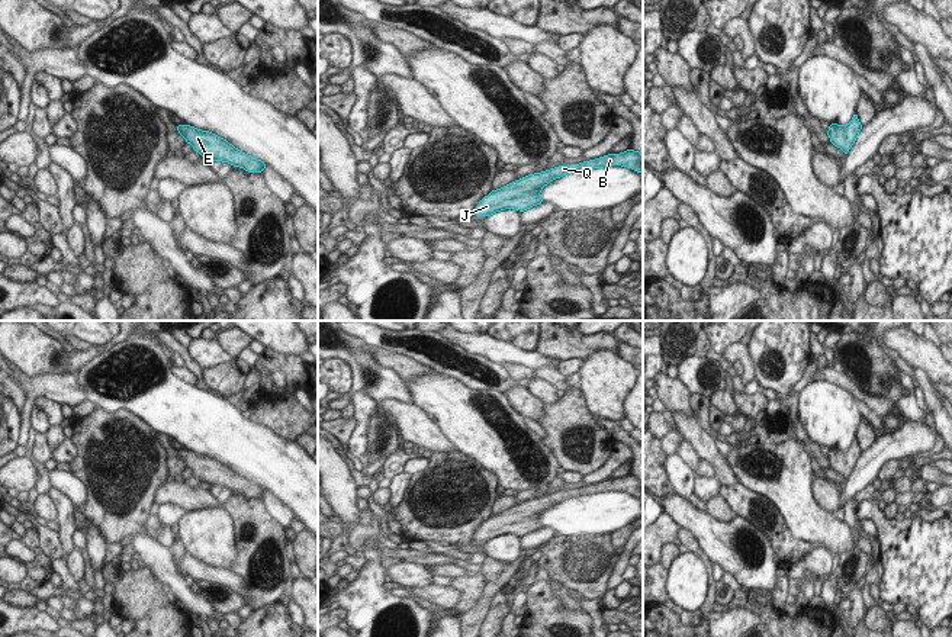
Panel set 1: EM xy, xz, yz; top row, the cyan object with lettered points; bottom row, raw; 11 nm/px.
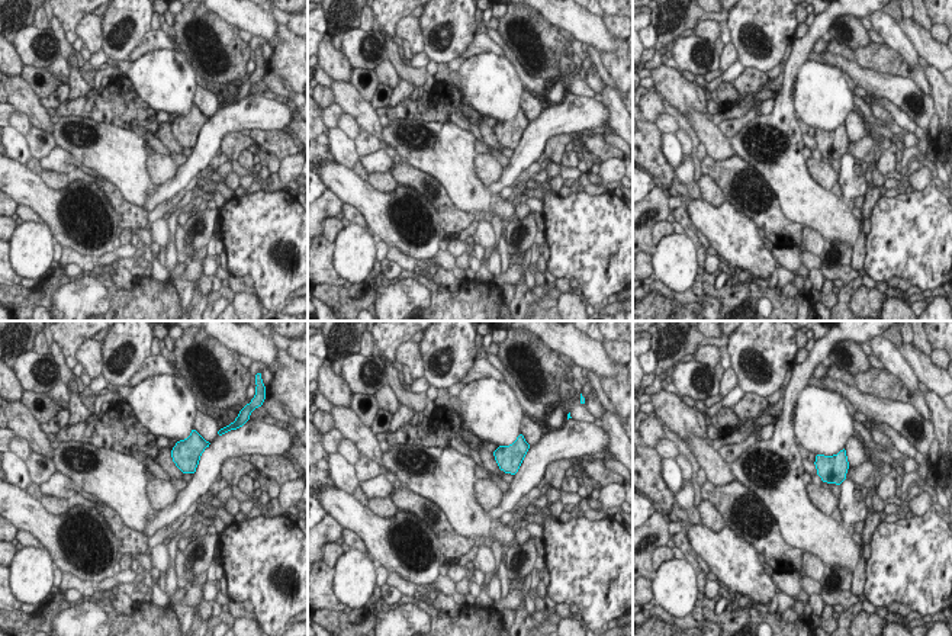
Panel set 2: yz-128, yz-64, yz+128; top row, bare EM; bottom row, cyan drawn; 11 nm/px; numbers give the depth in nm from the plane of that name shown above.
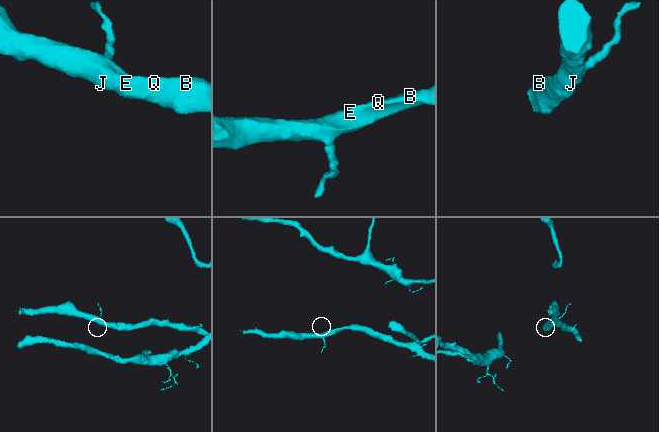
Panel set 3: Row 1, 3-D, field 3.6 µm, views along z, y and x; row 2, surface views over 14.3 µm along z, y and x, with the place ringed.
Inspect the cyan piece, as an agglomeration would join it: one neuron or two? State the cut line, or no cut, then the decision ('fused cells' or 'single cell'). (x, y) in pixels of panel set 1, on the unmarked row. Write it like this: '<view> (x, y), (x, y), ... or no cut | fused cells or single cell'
no cut | single cell

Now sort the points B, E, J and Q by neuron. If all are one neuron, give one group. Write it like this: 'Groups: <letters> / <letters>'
Groups: B E J Q.

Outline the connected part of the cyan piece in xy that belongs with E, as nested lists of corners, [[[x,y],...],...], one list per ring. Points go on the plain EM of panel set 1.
[[[176,450],[180,460],[186,467],[193,472],[202,482],[208,482],[210,486],[229,488],[234,492],[241,492],[248,498],[261,498],[266,493],[266,488],[257,485],[229,469],[226,464],[202,456],[190,450]]]

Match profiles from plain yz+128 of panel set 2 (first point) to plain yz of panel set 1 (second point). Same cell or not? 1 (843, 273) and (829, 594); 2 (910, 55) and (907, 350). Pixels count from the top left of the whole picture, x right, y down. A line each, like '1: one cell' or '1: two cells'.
1: two cells
2: two cells

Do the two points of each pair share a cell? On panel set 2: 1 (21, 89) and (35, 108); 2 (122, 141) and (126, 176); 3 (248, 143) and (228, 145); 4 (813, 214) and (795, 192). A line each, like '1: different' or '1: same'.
1: same
2: same
3: same
4: same

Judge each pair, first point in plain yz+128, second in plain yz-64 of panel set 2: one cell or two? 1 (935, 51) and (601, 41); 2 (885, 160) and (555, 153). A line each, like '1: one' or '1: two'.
1: one
2: two

